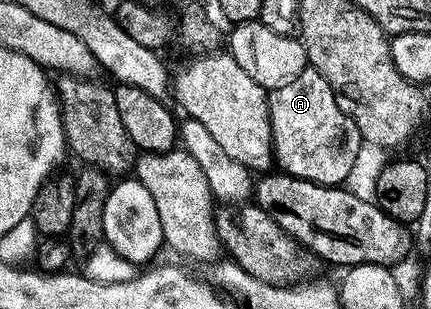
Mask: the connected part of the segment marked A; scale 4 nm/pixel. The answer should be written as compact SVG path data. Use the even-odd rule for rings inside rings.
M311 69L298 73L298 77L294 77L294 81L286 81L286 85L271 88L268 112L272 130L272 154L275 166L283 174L293 175L295 179L321 183L327 187L335 187L345 182L344 178L351 173L352 166L360 155L362 140L360 131L356 128L356 120L345 108L344 111L340 108L339 102L341 103L341 100L326 81L326 77Z

